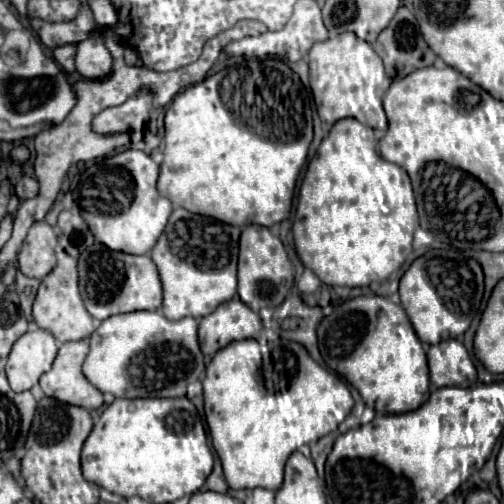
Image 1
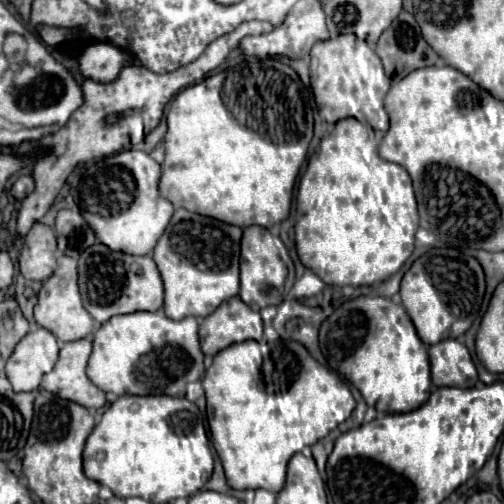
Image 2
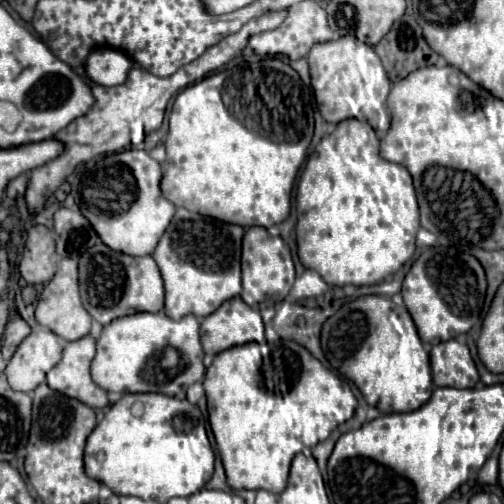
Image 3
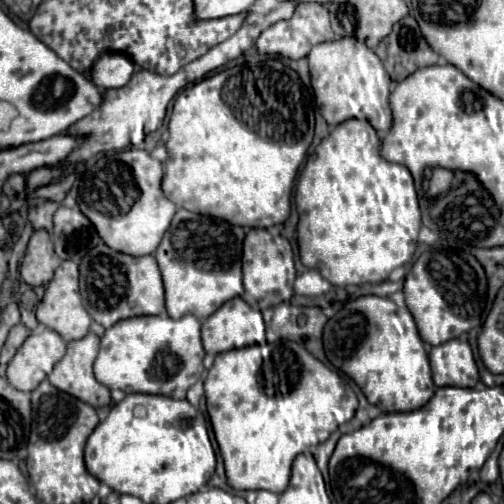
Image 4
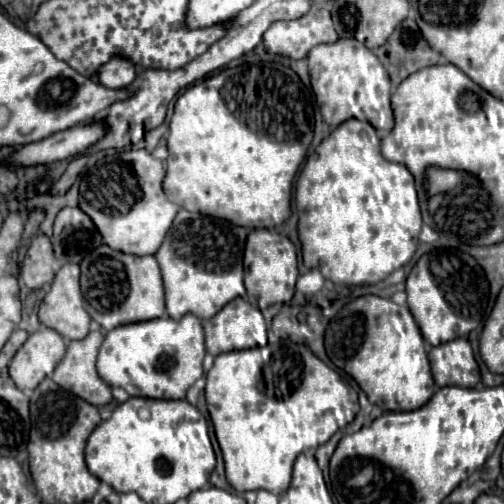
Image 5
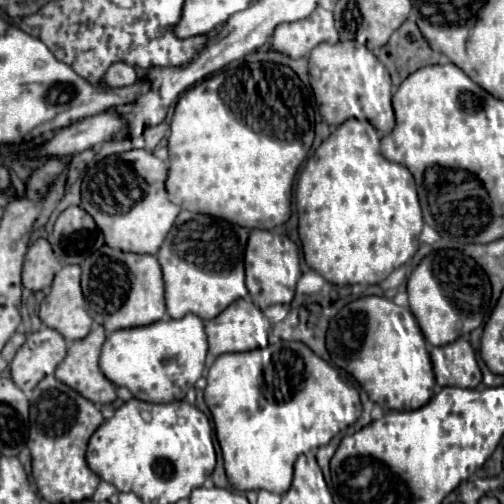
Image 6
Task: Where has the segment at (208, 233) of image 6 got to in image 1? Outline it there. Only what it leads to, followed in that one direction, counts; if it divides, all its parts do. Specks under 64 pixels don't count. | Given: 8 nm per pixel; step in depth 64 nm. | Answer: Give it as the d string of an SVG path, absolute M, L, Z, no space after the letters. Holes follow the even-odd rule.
M176 208L172 212L168 226L150 252L160 272L164 288L162 312L168 320L180 320L186 316L204 318L224 300L232 300L236 296L238 240L240 228L236 226L192 214L184 208Z

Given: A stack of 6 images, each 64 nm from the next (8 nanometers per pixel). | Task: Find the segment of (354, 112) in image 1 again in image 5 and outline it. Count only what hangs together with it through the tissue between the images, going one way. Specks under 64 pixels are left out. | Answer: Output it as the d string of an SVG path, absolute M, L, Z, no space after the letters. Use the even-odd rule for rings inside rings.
M354 38L337 40L334 44L318 44L310 50L306 62L307 87L312 89L320 114L330 126L358 118L368 120L376 130L382 132L390 132L394 128L394 116L390 108L390 76L364 44Z

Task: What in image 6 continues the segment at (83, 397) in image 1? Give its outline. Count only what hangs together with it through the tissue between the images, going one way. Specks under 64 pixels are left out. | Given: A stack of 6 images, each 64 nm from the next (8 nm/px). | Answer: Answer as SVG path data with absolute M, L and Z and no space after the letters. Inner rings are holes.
M104 328L92 330L86 338L76 340L62 364L56 368L56 378L94 404L110 404L118 398L116 386L102 374L98 360L106 340Z

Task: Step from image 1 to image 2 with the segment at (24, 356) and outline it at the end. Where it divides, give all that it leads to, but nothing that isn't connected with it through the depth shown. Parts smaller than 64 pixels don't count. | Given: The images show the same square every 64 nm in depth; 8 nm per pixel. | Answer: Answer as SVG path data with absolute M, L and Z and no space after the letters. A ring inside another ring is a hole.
M46 330L28 332L14 348L6 362L6 376L16 392L32 392L40 386L42 376L50 372L58 360L58 340Z

